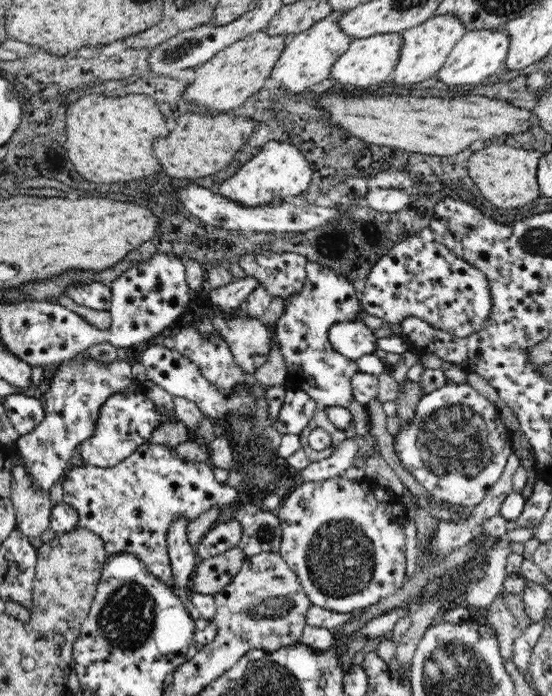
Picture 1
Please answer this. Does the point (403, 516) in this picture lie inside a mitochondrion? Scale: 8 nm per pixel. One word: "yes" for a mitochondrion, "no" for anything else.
no

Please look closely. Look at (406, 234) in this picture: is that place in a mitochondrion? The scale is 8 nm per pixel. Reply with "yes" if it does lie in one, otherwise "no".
no

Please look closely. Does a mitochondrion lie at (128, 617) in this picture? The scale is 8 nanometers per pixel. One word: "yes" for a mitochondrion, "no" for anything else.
yes

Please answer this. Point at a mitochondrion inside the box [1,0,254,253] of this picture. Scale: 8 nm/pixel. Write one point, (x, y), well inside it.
(183, 48)

